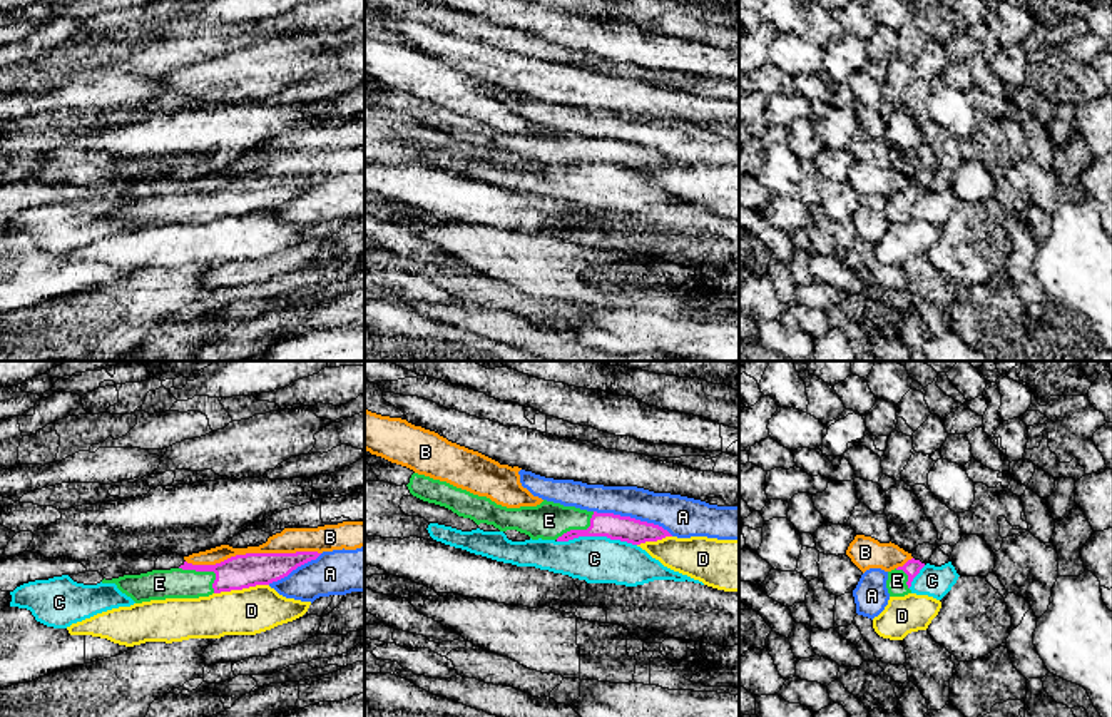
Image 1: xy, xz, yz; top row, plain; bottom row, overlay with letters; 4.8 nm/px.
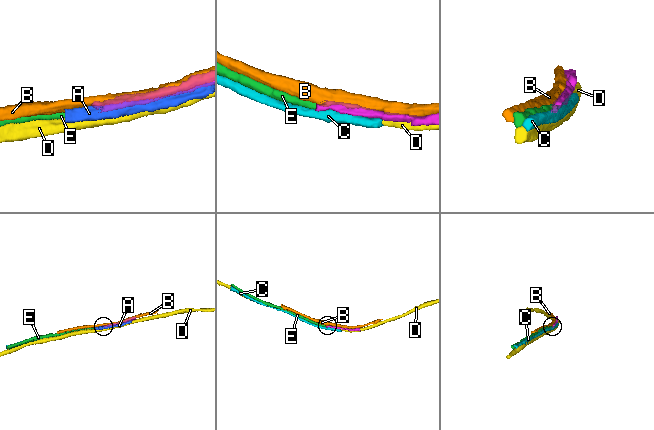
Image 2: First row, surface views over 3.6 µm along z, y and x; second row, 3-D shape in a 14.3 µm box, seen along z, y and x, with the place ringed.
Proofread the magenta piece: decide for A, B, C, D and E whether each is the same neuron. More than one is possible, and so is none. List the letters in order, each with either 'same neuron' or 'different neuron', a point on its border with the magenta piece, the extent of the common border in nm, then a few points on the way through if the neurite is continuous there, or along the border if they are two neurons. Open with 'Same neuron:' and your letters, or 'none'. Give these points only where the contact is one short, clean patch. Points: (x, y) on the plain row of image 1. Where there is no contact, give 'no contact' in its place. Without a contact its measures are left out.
Same neuron: E
A: different neuron | xz (634, 144) | 400 nm
B: different neuron | xy (253, 179) | 650 nm
C: different neuron | xz (597, 161) | 380 nm
D: different neuron | xy (241, 214) | 260 nm
E: same neuron | xy (206, 196) | 220 nm | across xy (238, 198), (206, 196), (196, 206), (159, 209)

